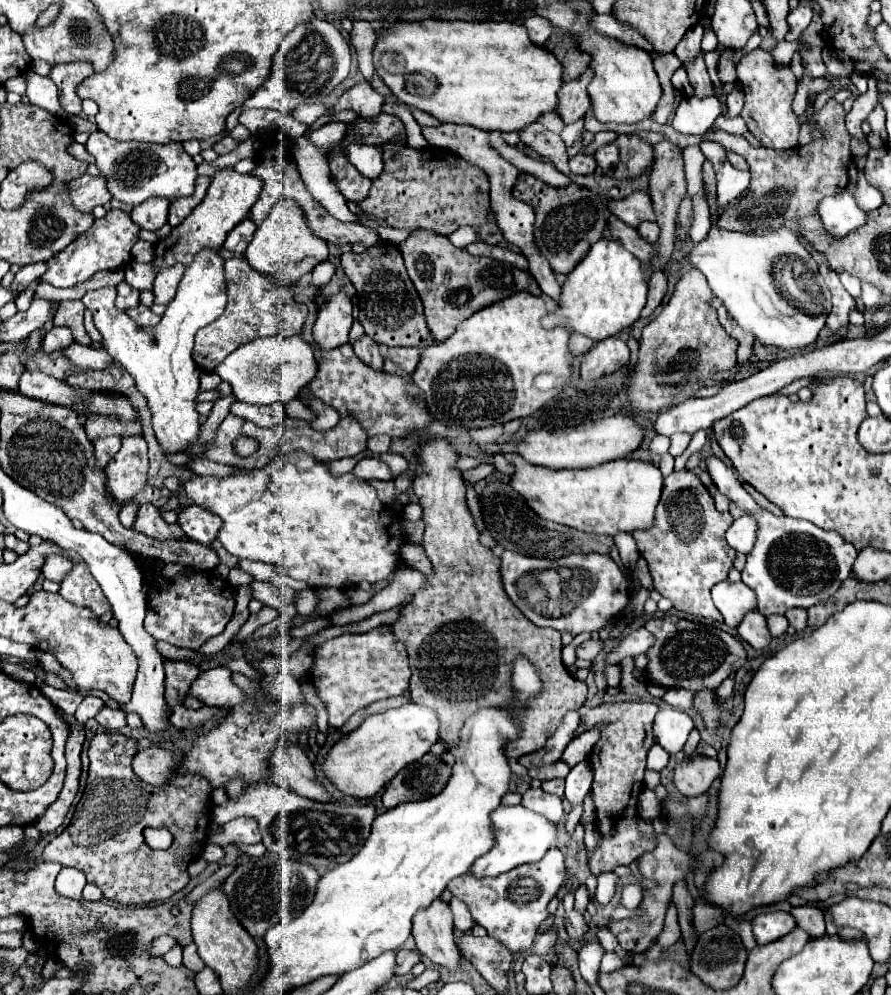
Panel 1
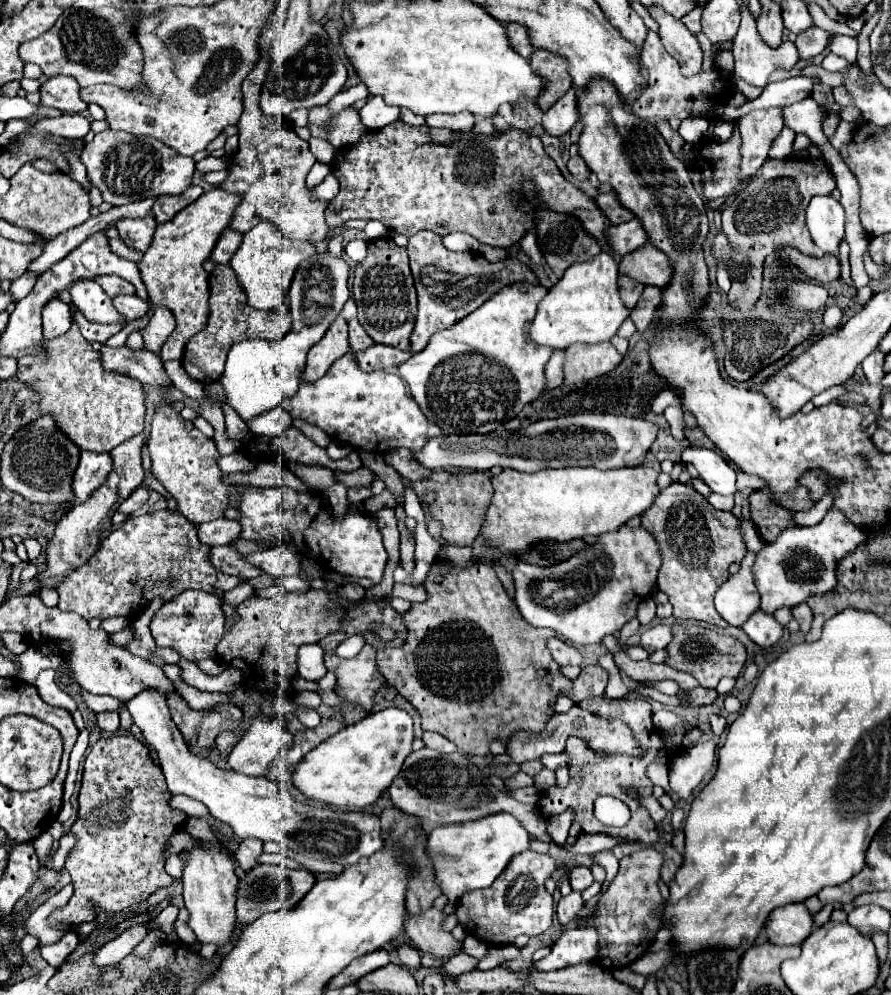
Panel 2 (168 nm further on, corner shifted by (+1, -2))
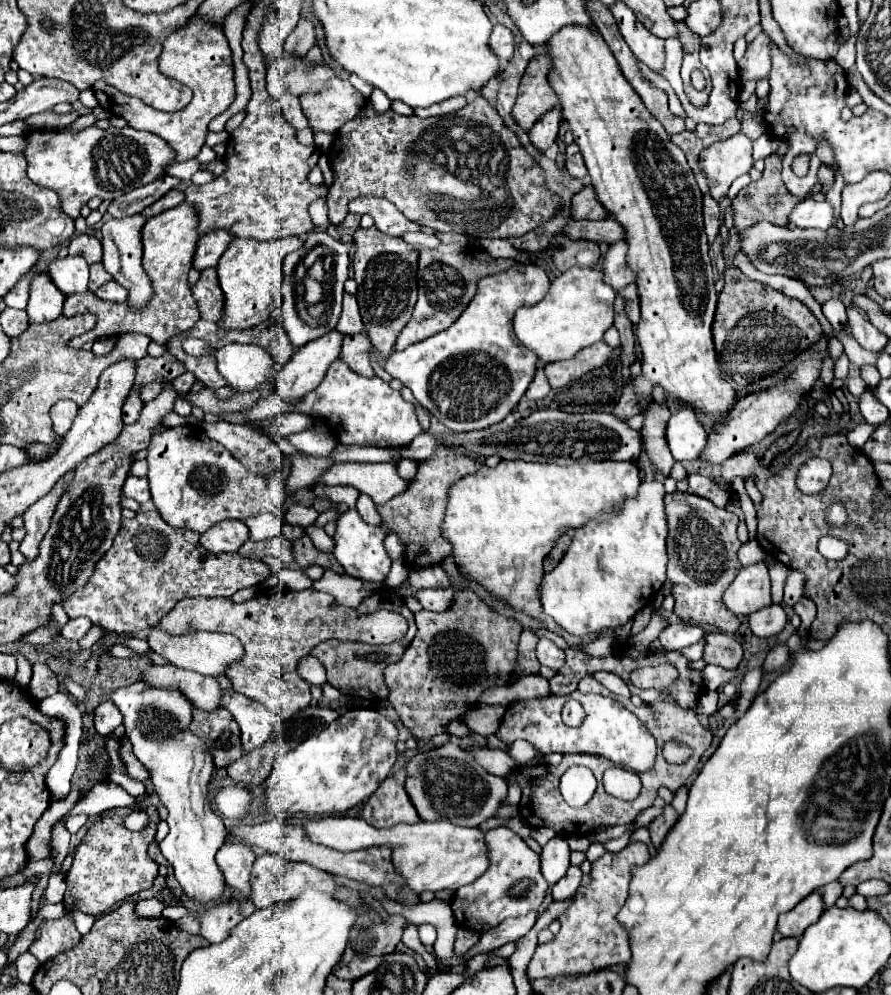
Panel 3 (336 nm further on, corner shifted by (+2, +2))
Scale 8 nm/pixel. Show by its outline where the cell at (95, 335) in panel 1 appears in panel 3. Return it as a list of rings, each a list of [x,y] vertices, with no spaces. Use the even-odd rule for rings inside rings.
[[[180,204],[174,210],[166,210],[154,218],[148,218],[142,226],[142,266],[152,282],[152,298],[146,308],[140,308],[140,312],[134,312],[128,302],[110,302],[100,300],[92,292],[78,292],[68,294],[64,300],[64,316],[74,316],[80,312],[94,312],[98,316],[98,324],[78,336],[68,340],[72,348],[80,348],[84,342],[94,342],[102,336],[118,336],[124,332],[140,332],[148,334],[152,340],[166,344],[172,336],[182,334],[190,330],[198,322],[198,304],[190,292],[188,282],[188,270],[190,270],[190,256],[194,254],[194,244],[198,242],[198,232],[194,232],[194,208],[188,204]]]

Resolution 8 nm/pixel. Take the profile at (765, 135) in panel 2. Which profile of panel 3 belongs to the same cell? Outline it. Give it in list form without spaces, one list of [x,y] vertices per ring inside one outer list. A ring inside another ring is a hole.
[[[734,134],[734,136],[730,136],[728,140],[722,140],[722,142],[716,142],[716,144],[712,144],[712,146],[708,146],[708,148],[704,148],[702,152],[700,152],[700,170],[702,170],[702,174],[706,176],[706,180],[708,180],[708,188],[710,188],[710,194],[712,194],[712,198],[716,200],[716,202],[720,202],[726,194],[728,194],[728,188],[730,188],[730,184],[738,178],[738,176],[742,176],[742,174],[746,174],[750,168],[752,168],[752,140],[748,138],[748,136],[744,136],[744,134]]]

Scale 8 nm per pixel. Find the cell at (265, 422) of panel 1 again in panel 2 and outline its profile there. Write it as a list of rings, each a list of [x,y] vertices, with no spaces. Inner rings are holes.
[[[271,408],[271,412],[263,412],[247,422],[249,432],[259,436],[279,436],[291,426],[291,416],[281,408]]]

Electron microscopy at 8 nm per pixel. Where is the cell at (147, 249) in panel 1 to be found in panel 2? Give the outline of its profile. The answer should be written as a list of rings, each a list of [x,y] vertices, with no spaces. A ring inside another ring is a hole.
[[[118,238],[110,239],[109,245],[111,246],[111,250],[121,258],[126,258],[138,263],[143,257],[143,253],[129,248]]]

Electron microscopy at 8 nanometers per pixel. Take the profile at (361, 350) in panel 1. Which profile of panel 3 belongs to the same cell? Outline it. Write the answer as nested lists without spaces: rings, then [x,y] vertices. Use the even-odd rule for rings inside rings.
[[[344,292],[344,308],[342,308],[342,316],[338,320],[336,330],[338,332],[362,332],[362,318],[358,312],[358,302],[348,292]]]

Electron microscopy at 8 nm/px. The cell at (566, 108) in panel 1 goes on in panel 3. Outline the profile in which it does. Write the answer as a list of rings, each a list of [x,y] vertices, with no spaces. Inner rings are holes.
[[[554,108],[554,110],[546,112],[546,114],[542,116],[542,120],[538,120],[538,122],[532,126],[532,130],[528,132],[530,142],[532,142],[540,152],[546,152],[546,150],[552,146],[552,142],[556,140],[558,128],[560,128],[560,118],[562,118],[562,112],[560,112],[558,108]]]

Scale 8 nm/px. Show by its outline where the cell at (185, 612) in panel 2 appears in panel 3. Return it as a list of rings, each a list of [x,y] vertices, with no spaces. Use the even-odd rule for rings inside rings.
[[[154,626],[152,634],[148,636],[150,648],[164,656],[172,666],[194,670],[198,674],[206,676],[222,676],[228,666],[236,664],[244,656],[244,648],[238,638],[232,634],[222,634],[222,632],[192,632],[190,636],[166,636],[164,632],[158,632],[158,626]]]

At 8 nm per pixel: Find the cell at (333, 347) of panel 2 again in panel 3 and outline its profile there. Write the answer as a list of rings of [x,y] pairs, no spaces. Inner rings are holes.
[[[338,330],[312,340],[298,348],[292,360],[278,372],[276,394],[286,404],[294,404],[300,396],[312,392],[326,376],[328,366],[338,358],[338,348],[342,346],[342,334]]]

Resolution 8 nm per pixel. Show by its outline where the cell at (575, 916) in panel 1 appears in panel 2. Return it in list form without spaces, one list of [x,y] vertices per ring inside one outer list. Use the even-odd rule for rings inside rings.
[[[571,892],[567,898],[561,898],[559,904],[557,904],[557,920],[561,924],[569,924],[579,914],[581,908],[583,908],[581,894],[579,892]]]

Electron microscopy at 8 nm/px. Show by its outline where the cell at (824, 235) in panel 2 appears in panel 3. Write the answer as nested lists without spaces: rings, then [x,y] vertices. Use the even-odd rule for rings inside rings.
[[[804,200],[802,204],[796,204],[794,210],[788,216],[790,226],[796,228],[820,228],[820,230],[828,230],[830,226],[834,226],[834,218],[832,218],[832,206],[828,204],[828,200]]]

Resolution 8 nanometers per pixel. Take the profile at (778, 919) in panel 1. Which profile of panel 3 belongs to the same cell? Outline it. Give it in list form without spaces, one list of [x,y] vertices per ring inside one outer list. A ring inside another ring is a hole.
[[[816,890],[810,896],[806,896],[800,904],[796,904],[796,908],[792,908],[790,912],[780,914],[778,918],[778,932],[782,936],[802,936],[804,930],[812,924],[816,924],[820,920],[824,912],[824,902],[822,902],[822,894]]]

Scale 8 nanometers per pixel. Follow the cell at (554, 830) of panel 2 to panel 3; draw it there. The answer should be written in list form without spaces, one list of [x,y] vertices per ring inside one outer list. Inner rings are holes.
[[[552,838],[540,852],[541,872],[550,885],[556,884],[570,866],[571,850],[566,841]]]

